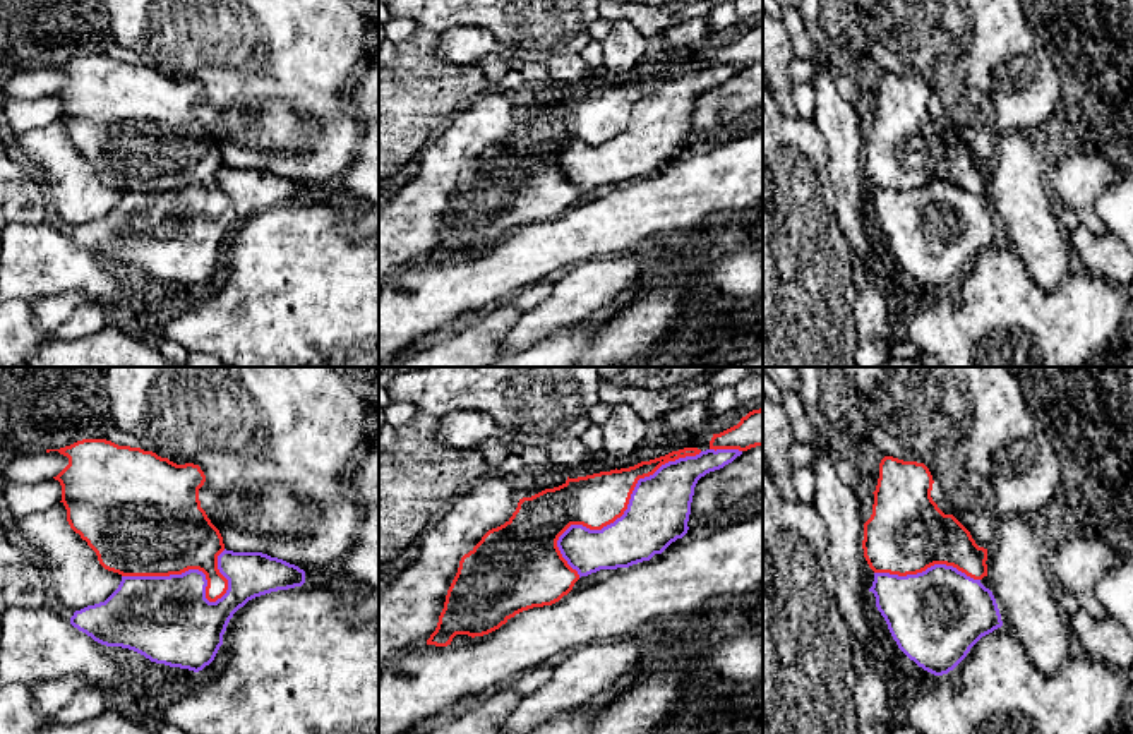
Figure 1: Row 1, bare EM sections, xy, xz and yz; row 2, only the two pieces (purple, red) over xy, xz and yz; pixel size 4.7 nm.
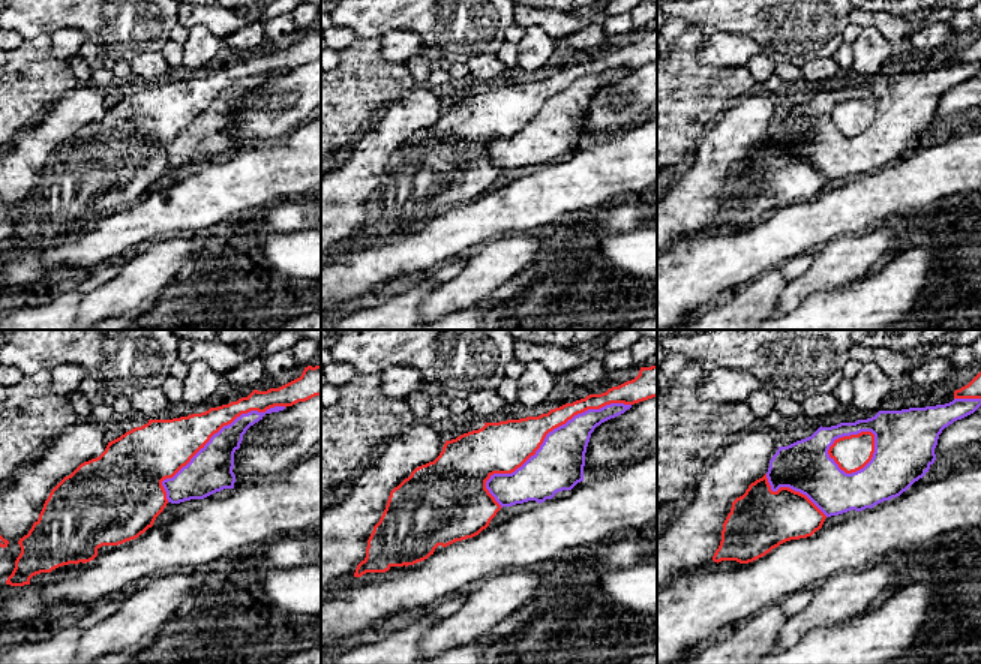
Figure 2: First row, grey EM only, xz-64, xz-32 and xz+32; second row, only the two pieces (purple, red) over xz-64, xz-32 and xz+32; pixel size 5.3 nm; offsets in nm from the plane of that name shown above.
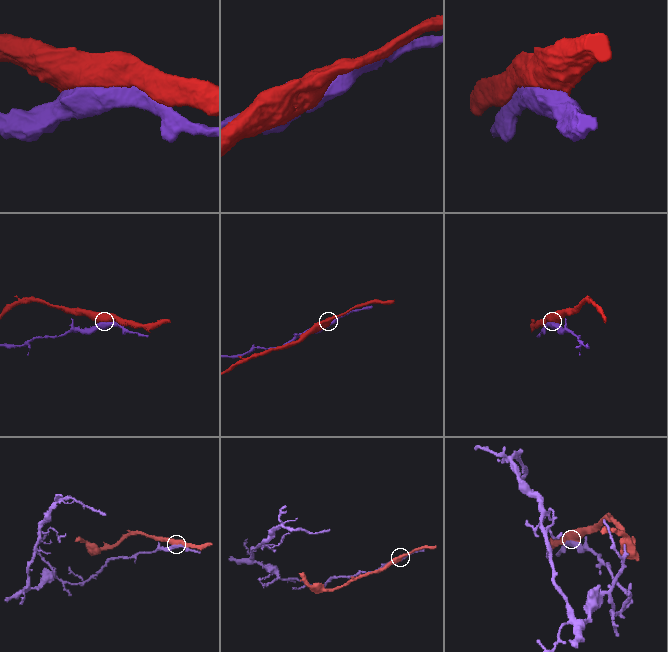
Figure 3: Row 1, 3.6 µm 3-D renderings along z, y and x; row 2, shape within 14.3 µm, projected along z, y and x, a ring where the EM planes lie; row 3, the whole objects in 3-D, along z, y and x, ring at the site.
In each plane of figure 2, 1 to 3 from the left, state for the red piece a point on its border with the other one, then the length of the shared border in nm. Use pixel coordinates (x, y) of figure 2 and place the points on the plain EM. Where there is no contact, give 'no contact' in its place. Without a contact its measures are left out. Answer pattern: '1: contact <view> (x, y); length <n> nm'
1: contact xz-64 (213, 99); length 800 nm
2: contact xz-32 (554, 93); length 900 nm
3: contact xz+32 (848, 99); length 280 nm

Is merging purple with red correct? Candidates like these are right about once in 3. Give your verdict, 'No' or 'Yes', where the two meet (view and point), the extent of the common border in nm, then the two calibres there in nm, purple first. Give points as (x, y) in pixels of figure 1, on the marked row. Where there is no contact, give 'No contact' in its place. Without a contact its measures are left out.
No. Touches purple at xz (621, 517). Shared border 850 nm. Thickness 300 nm (purple) against 260 nm

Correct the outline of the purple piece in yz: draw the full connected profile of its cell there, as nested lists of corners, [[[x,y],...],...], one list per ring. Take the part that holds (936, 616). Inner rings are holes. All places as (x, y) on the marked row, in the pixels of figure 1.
[[[934,564],[907,576],[874,573],[869,592],[898,648],[934,676],[953,671],[982,636],[1003,626],[992,592],[953,566]]]

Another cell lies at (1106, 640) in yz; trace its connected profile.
[[[1078,609],[1068,624],[1080,653],[1130,674],[1133,665],[1133,636],[1121,623],[1109,616],[1095,619],[1083,609]]]

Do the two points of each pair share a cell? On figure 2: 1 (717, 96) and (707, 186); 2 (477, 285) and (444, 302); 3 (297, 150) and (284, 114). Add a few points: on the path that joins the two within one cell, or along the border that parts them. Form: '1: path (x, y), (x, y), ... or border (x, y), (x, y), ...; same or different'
1: border (738, 96), (705, 132), (693, 150); different
2: path (470, 287), (452, 297); same
3: border (305, 122), (284, 138), (260, 147); different

